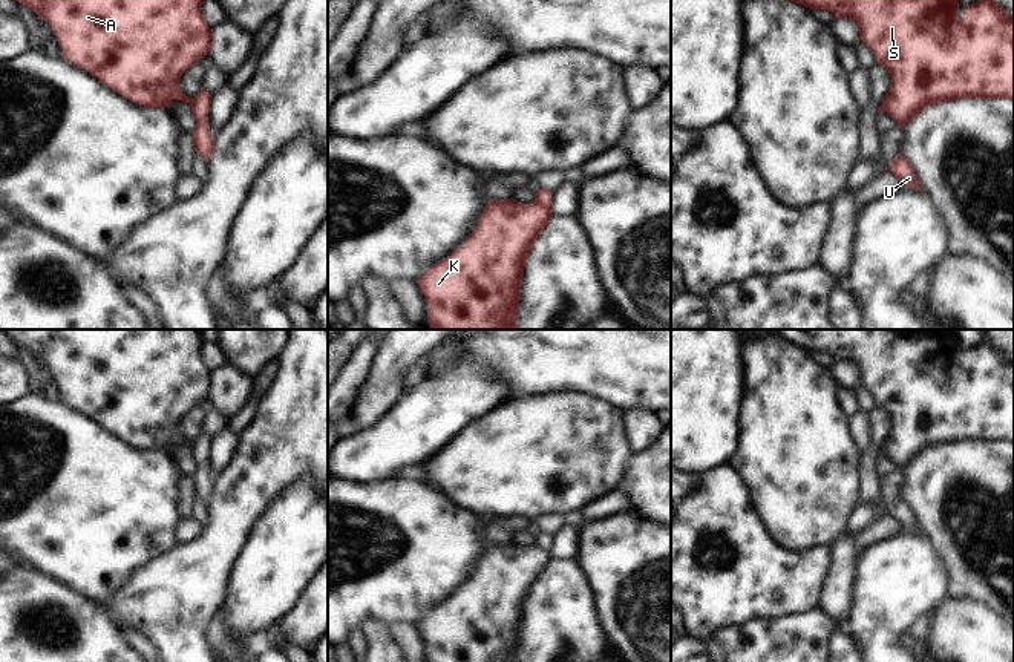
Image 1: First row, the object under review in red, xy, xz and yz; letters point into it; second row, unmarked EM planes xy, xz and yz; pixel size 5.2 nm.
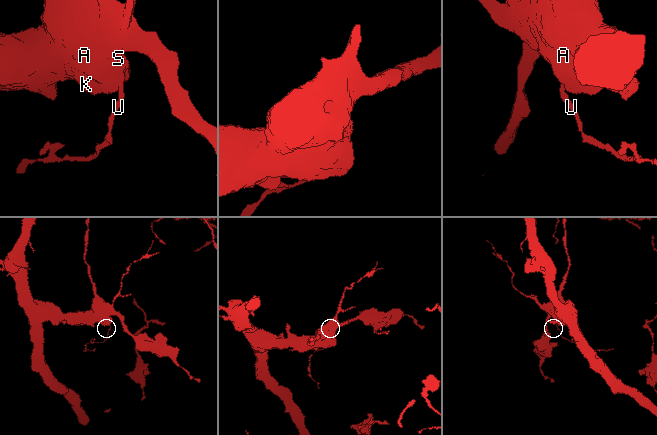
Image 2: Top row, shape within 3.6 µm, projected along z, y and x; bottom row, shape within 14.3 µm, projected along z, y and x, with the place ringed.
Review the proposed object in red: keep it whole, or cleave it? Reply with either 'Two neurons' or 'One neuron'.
Two neurons.

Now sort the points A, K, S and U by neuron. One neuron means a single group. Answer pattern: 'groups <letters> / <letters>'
groups A K S / U

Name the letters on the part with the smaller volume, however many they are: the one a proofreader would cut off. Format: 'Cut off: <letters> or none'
Cut off: U

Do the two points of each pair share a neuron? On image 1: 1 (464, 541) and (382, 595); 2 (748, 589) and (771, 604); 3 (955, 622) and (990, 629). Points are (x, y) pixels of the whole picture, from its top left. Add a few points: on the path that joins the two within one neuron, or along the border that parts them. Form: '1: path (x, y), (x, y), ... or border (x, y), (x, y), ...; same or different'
1: path (444, 541), (432, 544), (402, 575); same
2: path (754, 589), (765, 598); same
3: path (964, 629), (981, 629); same

